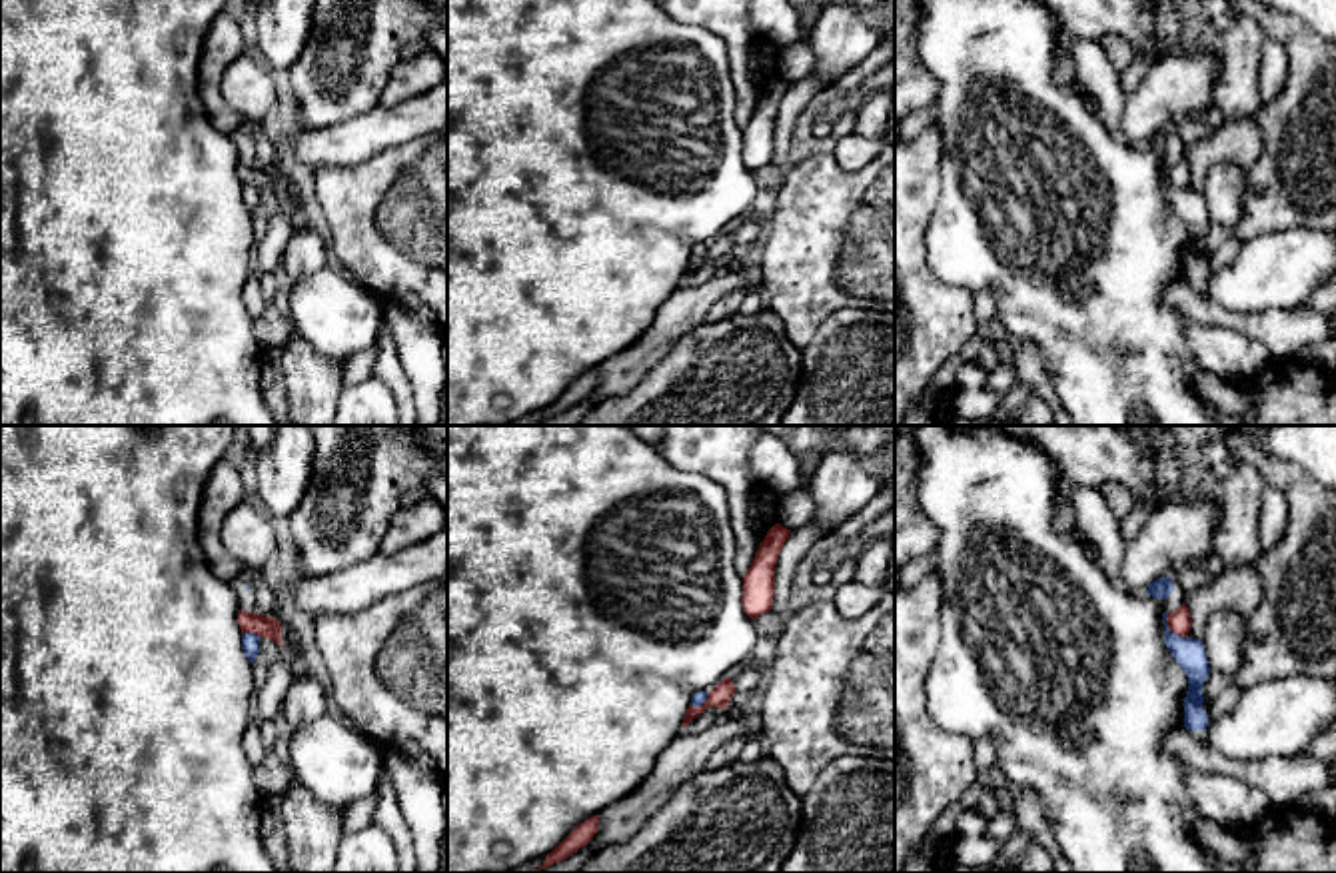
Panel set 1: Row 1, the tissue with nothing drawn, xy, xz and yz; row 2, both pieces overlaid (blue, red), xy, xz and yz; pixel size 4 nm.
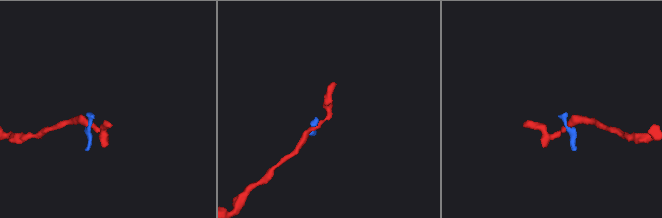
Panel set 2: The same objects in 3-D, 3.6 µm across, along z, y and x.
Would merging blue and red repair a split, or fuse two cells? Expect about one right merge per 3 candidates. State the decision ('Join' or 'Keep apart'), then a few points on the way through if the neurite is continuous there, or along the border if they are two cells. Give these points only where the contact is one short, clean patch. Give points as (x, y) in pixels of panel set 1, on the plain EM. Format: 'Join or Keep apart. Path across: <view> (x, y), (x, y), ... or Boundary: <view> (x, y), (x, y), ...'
Keep apart. Boundary: yz (1167, 166), (1167, 178), (1187, 190)

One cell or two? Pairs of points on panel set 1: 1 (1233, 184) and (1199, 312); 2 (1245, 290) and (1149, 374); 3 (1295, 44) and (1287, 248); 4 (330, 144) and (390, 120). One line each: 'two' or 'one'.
1: two
2: two
3: two
4: one

